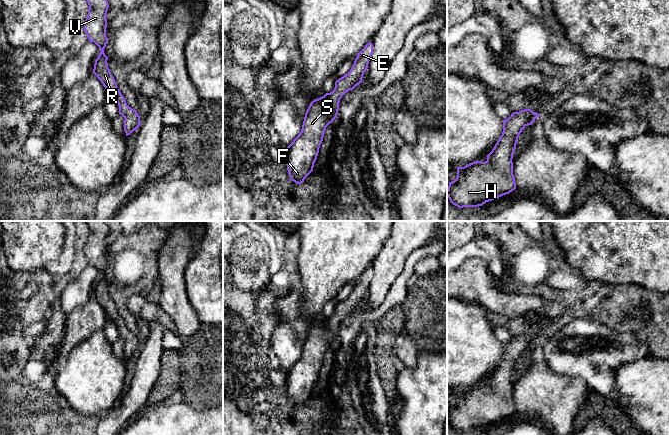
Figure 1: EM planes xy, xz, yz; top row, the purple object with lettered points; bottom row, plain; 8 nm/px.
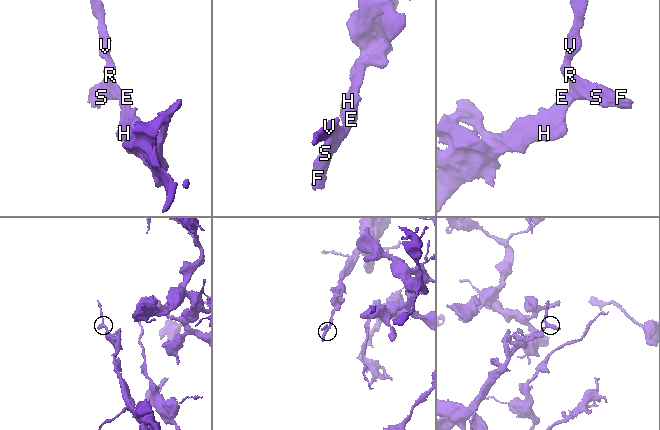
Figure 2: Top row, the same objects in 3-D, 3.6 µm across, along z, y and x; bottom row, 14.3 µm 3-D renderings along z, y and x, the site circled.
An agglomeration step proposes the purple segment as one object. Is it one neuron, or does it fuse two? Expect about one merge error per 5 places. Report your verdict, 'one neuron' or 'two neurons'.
one neuron

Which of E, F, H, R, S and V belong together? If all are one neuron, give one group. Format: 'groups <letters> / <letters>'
groups E F H R S V

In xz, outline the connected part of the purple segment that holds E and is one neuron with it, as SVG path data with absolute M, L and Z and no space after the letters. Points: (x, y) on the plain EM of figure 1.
M369 266L357 278L350 295L335 306L332 316L313 324L304 341L300 358L287 371L286 389L289 401L297 408L313 395L326 351L337 341L342 320L362 307L373 277Z

